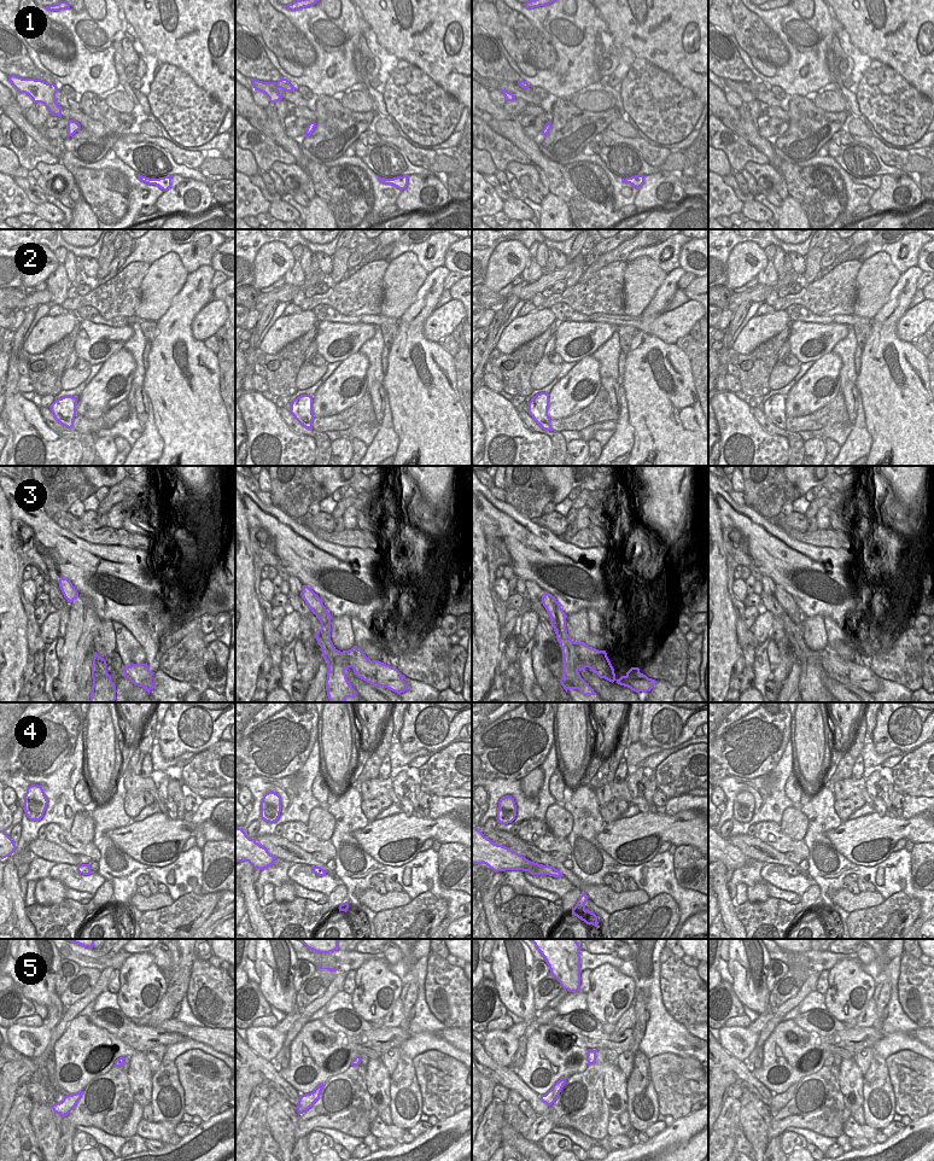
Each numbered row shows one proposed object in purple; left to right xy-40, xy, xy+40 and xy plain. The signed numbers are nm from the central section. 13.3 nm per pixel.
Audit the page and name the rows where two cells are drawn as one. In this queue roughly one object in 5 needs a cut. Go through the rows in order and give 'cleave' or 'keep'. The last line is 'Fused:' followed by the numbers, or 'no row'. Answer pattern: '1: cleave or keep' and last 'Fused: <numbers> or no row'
1: keep
2: keep
3: cleave
4: keep
5: keep
Fused: 3

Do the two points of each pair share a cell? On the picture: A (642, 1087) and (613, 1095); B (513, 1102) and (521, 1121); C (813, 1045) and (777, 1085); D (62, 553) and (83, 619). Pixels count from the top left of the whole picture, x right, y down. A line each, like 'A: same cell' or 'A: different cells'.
A: different cells
B: same cell
C: same cell
D: different cells

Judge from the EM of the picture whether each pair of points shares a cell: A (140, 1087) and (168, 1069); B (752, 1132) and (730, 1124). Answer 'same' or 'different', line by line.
A: different
B: different

